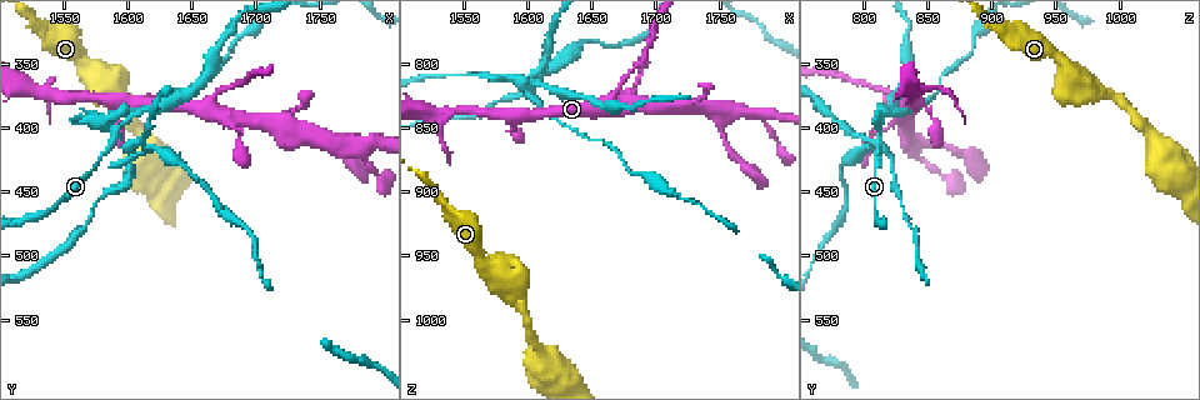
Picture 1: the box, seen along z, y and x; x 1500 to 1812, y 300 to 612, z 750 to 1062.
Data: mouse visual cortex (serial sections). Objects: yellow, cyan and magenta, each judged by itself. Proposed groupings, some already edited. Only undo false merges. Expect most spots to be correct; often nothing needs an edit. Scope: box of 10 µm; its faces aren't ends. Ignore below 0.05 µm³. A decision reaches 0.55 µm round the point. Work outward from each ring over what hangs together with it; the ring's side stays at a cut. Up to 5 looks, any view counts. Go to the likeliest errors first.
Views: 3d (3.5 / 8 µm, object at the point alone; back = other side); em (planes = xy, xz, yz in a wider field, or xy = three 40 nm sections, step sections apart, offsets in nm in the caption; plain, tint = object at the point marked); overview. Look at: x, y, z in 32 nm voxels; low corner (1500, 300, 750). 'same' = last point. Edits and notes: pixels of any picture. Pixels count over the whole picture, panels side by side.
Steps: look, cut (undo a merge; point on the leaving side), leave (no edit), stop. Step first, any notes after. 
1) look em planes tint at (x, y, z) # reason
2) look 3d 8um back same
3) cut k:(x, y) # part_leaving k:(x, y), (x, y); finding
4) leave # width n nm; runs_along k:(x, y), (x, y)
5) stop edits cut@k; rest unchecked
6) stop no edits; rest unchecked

look 3d 3.5um at (1588, 408, 814) # looks like a crossing

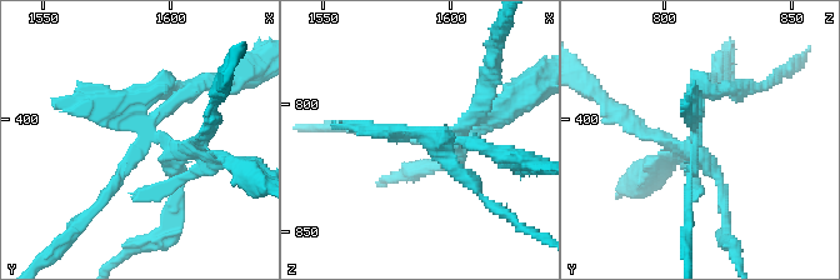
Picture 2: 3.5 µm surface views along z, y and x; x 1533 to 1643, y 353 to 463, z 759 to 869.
look em planes tint at (1592, 408, 812) # shape alone is not enough

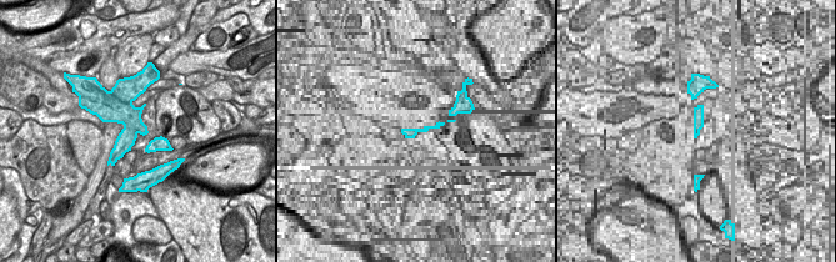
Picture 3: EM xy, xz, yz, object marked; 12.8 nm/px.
look em xy step 5 tint same # cut it another way

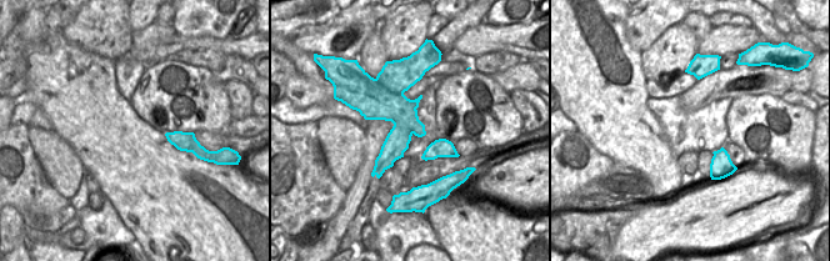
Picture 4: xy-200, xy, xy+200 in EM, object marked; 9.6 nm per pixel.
cut 2:(110, 94) # width 280 nm; border 4:(393, 123), (405, 123), (413, 132); two cells meet here

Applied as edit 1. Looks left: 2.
look em planes tint at (1670, 370, 820) # sudden change in width

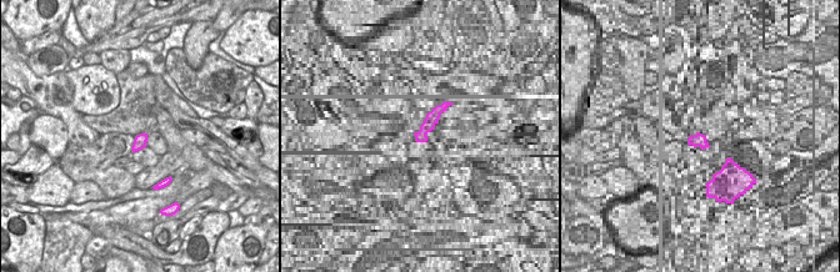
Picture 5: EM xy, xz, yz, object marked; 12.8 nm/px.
look 3d 3.5um same

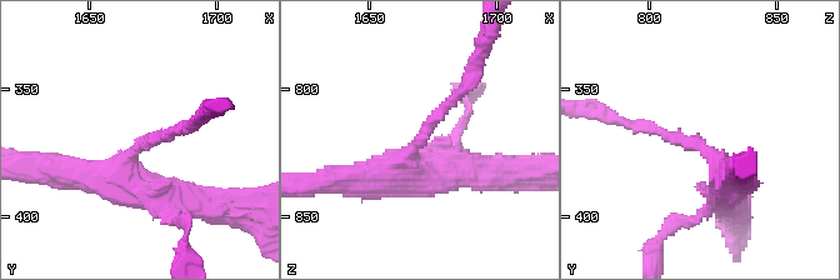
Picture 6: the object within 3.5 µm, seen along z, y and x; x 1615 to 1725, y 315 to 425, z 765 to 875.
leave # arm_widths 150, 350 nm; runs_along 6:(366, 176), (398, 170), (474, 78); all the same cell

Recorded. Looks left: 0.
stop edits cut@2; rest unchecked

